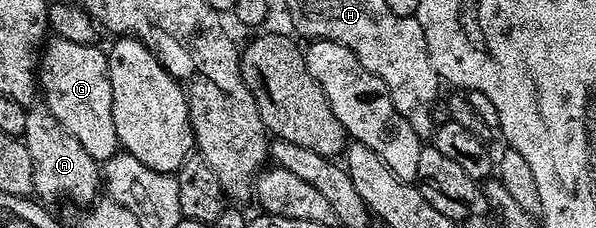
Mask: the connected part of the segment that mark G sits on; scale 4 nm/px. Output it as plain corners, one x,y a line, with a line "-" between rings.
58,36
52,39
42,51
37,71
42,101
63,127
81,140
81,148
102,164
120,149
117,128
113,124
113,92
109,84
107,55
95,44
73,44
73,40

